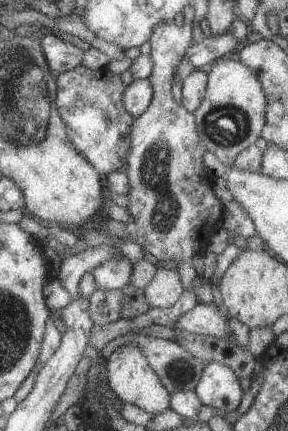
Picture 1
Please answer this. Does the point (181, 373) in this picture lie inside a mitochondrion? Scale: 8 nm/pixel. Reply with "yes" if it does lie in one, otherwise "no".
yes

